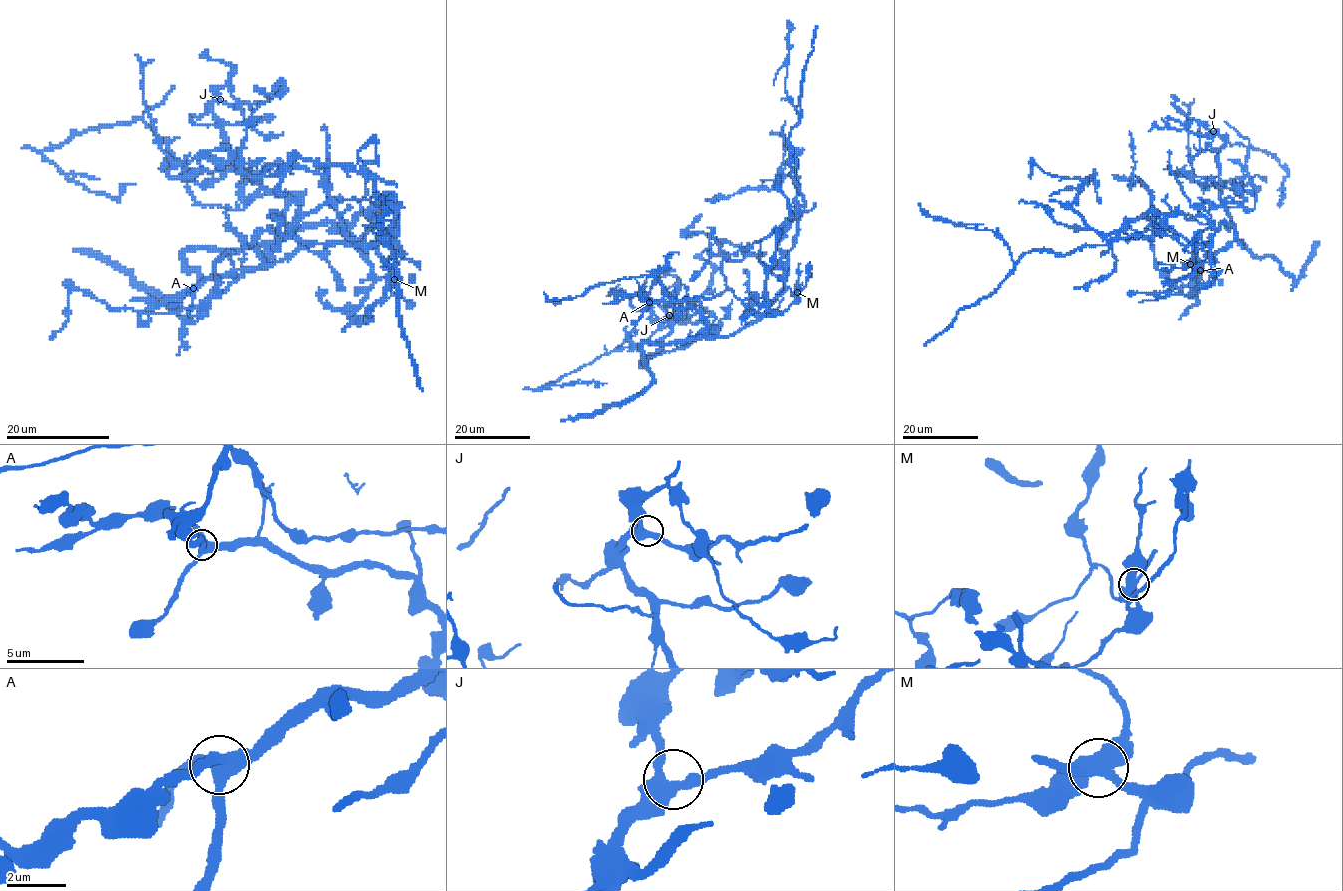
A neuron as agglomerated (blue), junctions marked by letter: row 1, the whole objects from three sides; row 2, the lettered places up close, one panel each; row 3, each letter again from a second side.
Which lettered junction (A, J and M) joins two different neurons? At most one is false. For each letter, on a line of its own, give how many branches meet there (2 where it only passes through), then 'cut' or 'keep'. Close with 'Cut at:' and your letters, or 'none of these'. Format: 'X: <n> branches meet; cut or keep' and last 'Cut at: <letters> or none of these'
A: 4 branches meet; keep
J: 4 branches meet; keep
M: 4 branches meet; cut
Cut at: M

